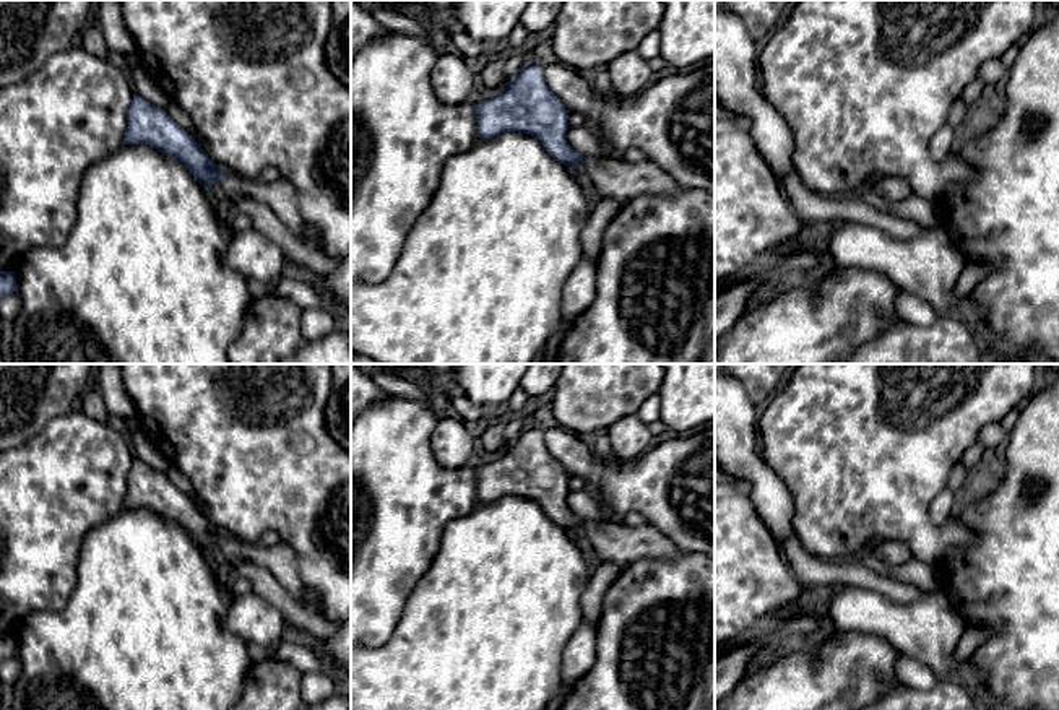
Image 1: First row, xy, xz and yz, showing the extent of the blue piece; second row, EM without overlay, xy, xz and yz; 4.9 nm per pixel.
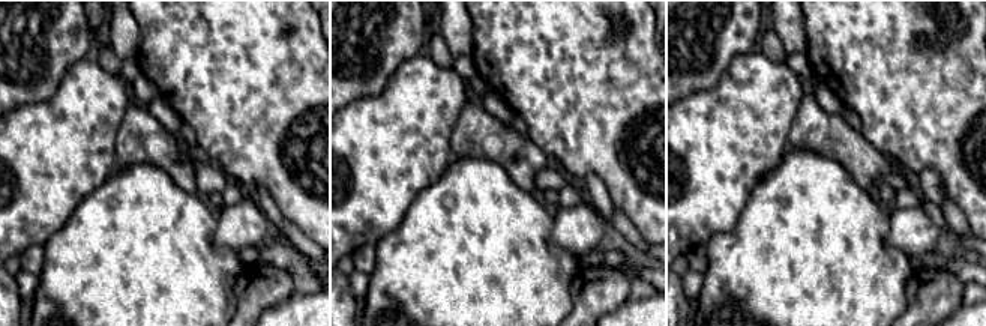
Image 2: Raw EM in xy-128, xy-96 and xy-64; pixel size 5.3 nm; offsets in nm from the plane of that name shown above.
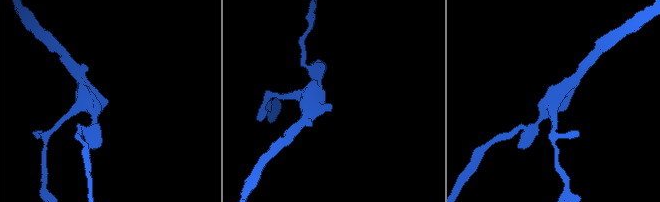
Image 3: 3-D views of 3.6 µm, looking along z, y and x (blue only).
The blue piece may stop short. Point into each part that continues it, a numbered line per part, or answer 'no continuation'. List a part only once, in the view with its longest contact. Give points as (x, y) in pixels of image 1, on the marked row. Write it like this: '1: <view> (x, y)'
1: xy (281, 197)

